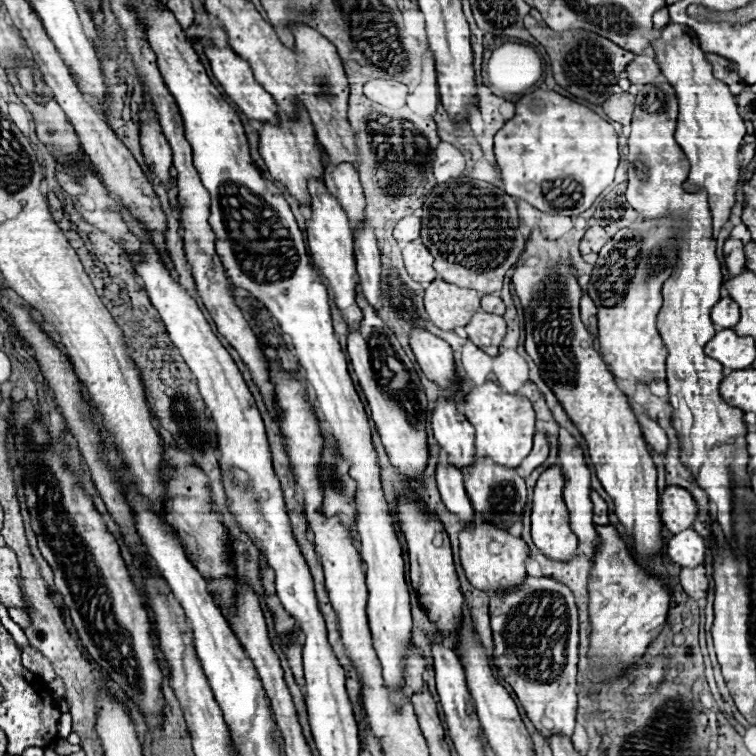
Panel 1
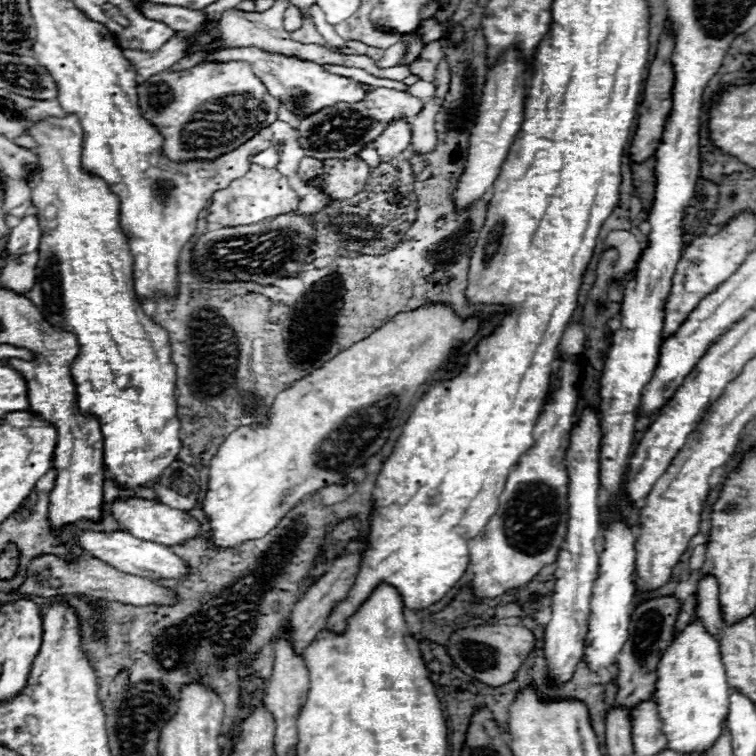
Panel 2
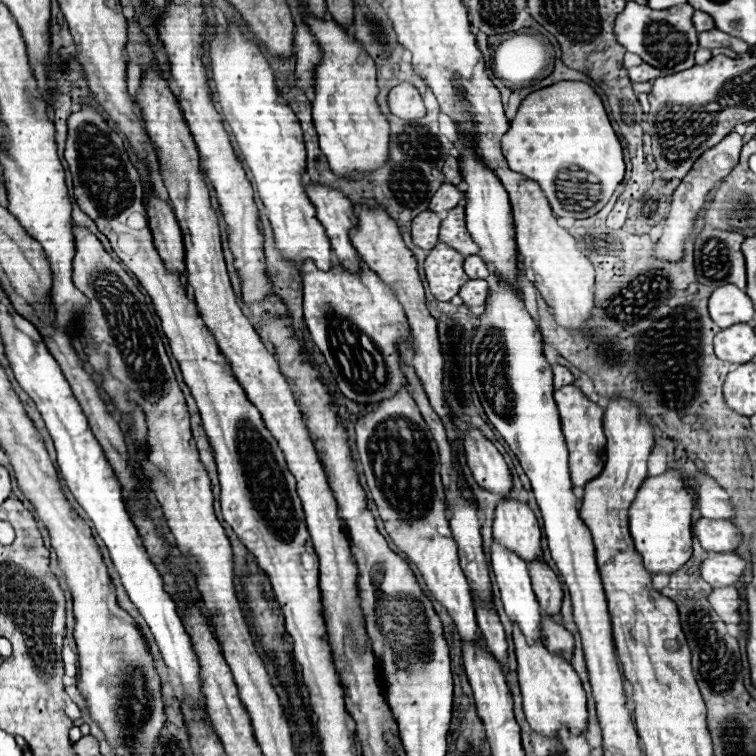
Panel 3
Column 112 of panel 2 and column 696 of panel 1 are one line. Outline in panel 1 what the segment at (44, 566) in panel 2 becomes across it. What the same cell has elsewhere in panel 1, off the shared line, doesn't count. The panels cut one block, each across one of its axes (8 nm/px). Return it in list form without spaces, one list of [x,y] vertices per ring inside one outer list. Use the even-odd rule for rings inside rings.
[[[698,566],[698,568],[682,568],[682,572],[680,572],[680,584],[682,584],[684,592],[690,598],[704,600],[708,596],[706,568],[704,566]]]

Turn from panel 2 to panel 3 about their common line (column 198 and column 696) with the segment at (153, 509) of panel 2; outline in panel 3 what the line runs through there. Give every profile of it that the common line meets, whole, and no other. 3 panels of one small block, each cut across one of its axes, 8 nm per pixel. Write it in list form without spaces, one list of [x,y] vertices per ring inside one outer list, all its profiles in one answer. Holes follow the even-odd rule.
[[[700,518],[698,522],[694,522],[694,534],[698,536],[704,550],[718,554],[734,554],[744,540],[742,532],[730,520],[724,522]]]

